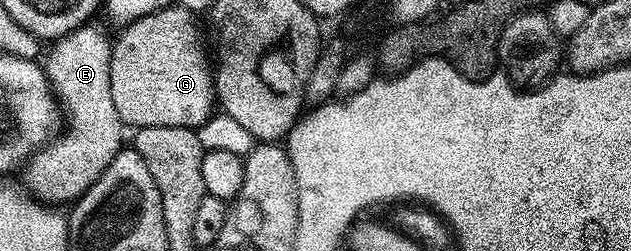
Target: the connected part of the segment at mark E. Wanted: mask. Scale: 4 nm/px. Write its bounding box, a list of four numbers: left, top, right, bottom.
[31,24,123,204]

